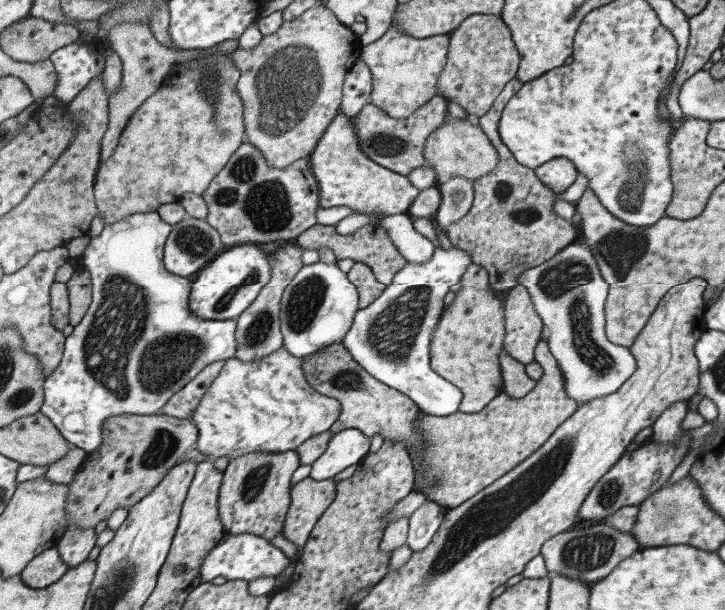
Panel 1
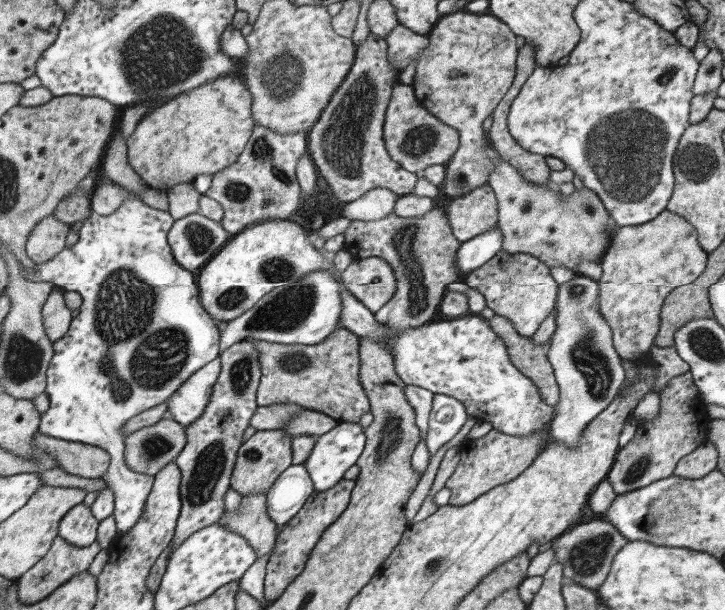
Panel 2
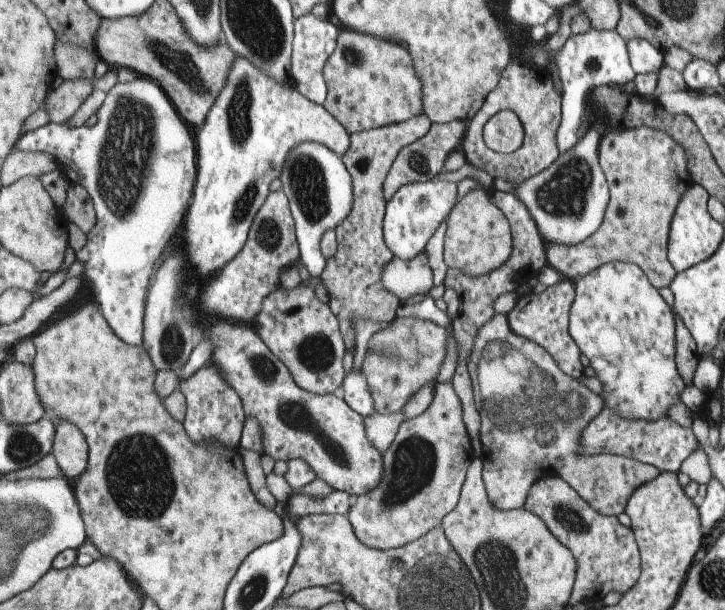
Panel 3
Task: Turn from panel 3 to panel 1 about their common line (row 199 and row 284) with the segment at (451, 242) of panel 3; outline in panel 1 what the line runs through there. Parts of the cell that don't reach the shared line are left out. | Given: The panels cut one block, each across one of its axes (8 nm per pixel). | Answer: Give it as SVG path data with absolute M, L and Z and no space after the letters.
M471 264L459 280L461 290L455 294L453 302L441 314L437 328L433 330L429 346L429 366L431 372L443 376L447 382L455 384L463 400L459 412L477 414L481 412L499 392L503 390L503 378L499 372L497 356L503 348L503 304L495 294L489 294L489 272Z

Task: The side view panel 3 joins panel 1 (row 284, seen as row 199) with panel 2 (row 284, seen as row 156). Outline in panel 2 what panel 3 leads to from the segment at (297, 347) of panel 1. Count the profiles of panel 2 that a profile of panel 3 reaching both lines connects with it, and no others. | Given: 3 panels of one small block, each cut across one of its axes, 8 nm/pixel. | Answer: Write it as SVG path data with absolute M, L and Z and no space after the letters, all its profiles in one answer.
M309 272L299 278L295 286L285 290L271 290L263 296L253 308L243 312L239 318L225 322L227 326L221 330L219 352L233 346L241 340L259 340L259 342L275 342L275 344L303 344L313 346L329 338L341 326L341 302L339 302L339 284L331 276L331 272Z

